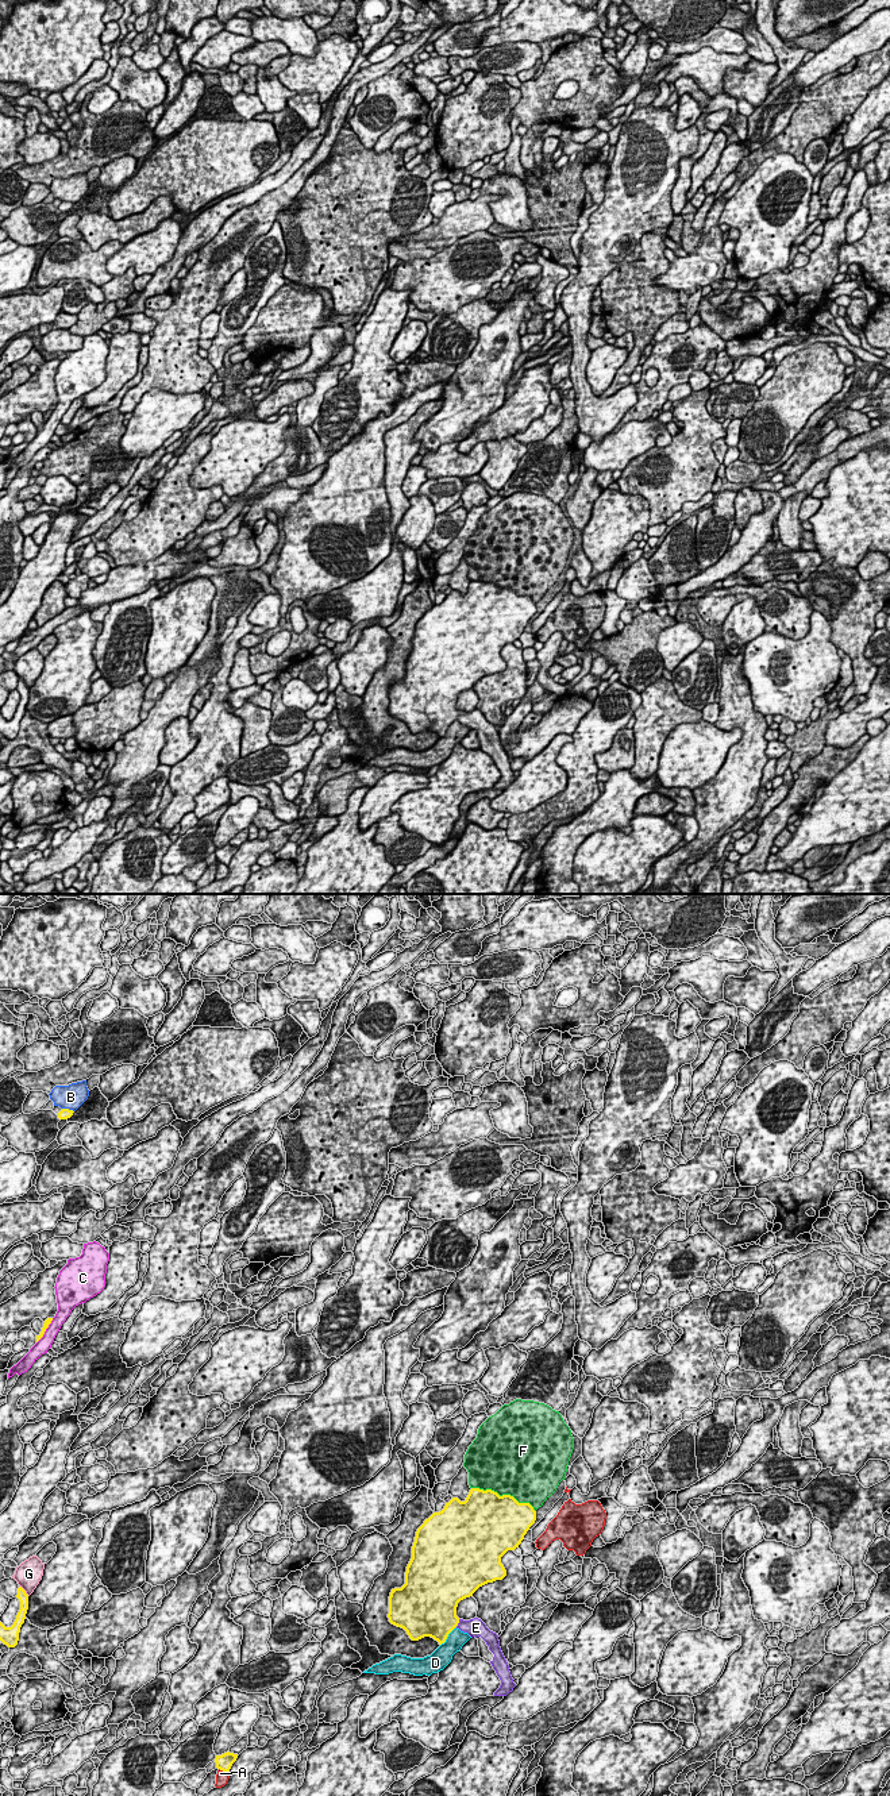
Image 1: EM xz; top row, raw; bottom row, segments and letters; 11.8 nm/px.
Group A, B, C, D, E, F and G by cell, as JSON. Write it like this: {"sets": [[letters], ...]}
{"sets": [["A"], ["B"], ["C"], ["D"], ["E"], ["F"], ["G"]]}

